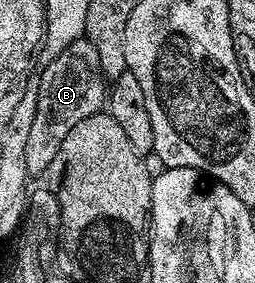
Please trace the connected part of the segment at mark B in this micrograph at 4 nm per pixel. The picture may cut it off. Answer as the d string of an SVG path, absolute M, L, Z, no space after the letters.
M83 37L72 41L44 69L36 97L36 113L32 117L32 129L28 129L28 141L24 149L24 165L27 176L41 176L52 165L52 157L60 149L60 141L68 137L68 129L84 117L92 117L103 110L108 99L108 83L102 74L96 49Z

